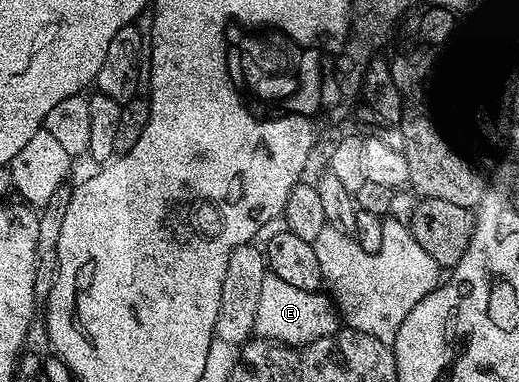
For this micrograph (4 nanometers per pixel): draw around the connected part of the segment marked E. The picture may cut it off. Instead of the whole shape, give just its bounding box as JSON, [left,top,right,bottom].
[254,275,340,347]

